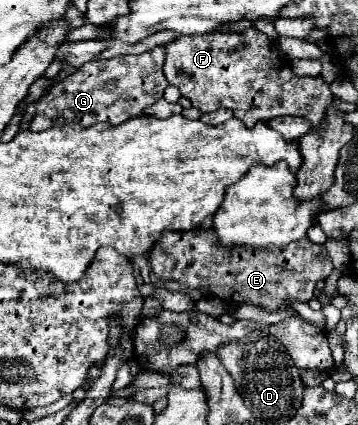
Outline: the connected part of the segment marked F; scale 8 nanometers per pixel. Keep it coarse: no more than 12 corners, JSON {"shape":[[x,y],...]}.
{"shape":[[250,27],[166,45],[192,107],[314,127],[334,95]]}

